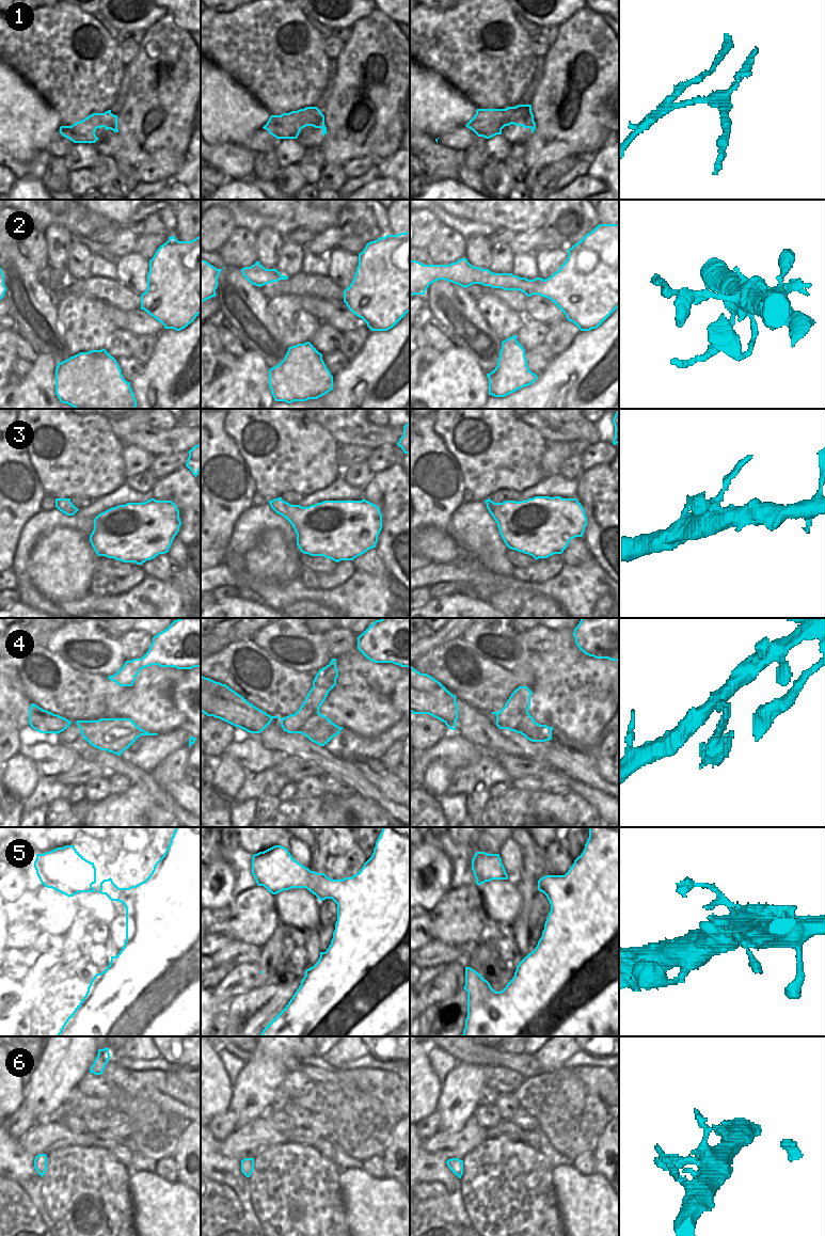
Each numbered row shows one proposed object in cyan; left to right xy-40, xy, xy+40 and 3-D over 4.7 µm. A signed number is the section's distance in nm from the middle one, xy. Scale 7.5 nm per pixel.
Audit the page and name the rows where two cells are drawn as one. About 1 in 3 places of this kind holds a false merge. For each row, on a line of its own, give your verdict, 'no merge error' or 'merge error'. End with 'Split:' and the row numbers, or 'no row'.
1: merge error
2: merge error
3: no merge error
4: merge error
5: no merge error
6: no merge error
Split: 1, 2, 4

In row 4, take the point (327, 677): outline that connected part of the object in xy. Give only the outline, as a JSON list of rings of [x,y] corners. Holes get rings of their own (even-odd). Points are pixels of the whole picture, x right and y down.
[[[332,659],[329,665],[318,671],[313,684],[318,684],[331,691],[336,685],[337,677],[336,659]]]

